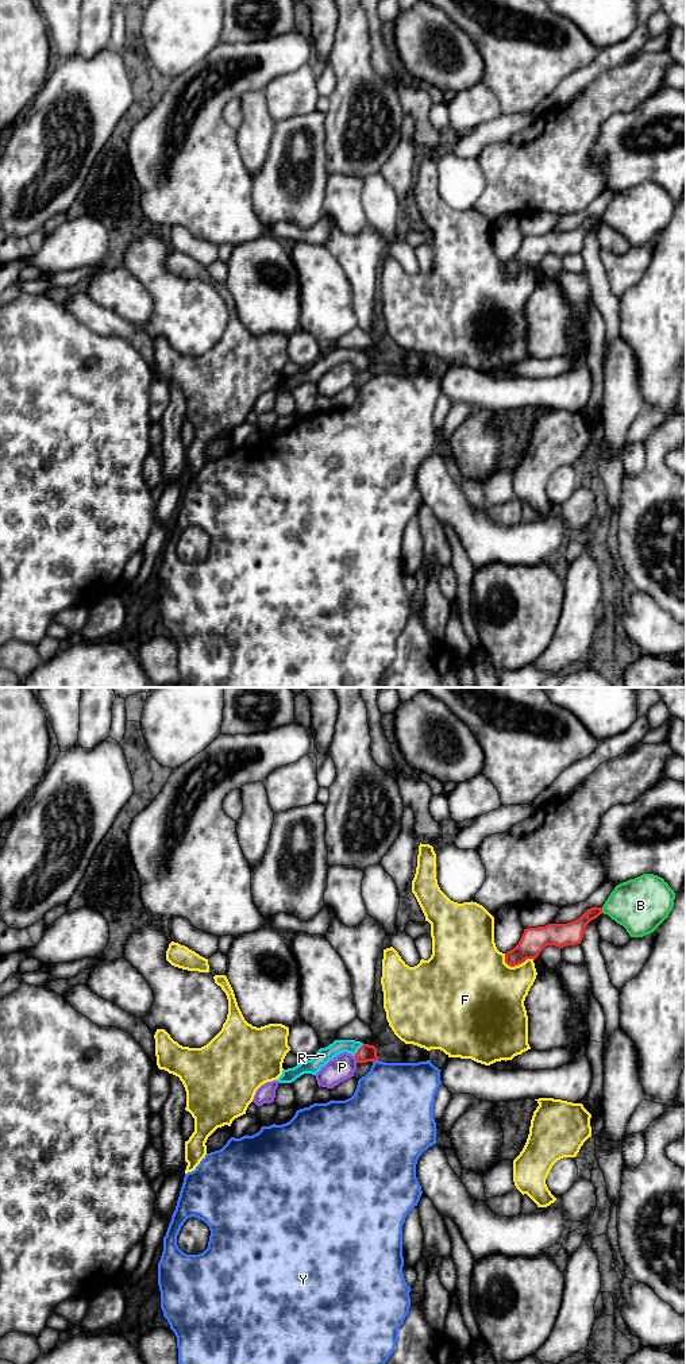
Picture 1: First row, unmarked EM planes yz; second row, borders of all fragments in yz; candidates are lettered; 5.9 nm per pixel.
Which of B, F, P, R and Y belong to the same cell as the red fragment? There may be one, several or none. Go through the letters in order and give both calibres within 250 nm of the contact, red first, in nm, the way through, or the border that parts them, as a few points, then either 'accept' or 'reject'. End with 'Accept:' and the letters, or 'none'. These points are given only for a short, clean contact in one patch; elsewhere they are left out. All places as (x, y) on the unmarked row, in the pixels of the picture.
B: 140 nm thick on the red side, 320 nm on the other; reject
F: 150 nm thick on the red side, 440 nm on the other; reject
P: 100 nm thick on the red side, 150 nm on the other; reject
R: 100 nm thick on the red side, 90 nm on the other; runs through yz (366, 361), (358, 358), (336, 355), (323, 363); accept
Y: 100 nm thick on the red side, 420 nm on the other; reject
Accept: R

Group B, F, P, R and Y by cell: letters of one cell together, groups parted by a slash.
B / F / P / R / Y

